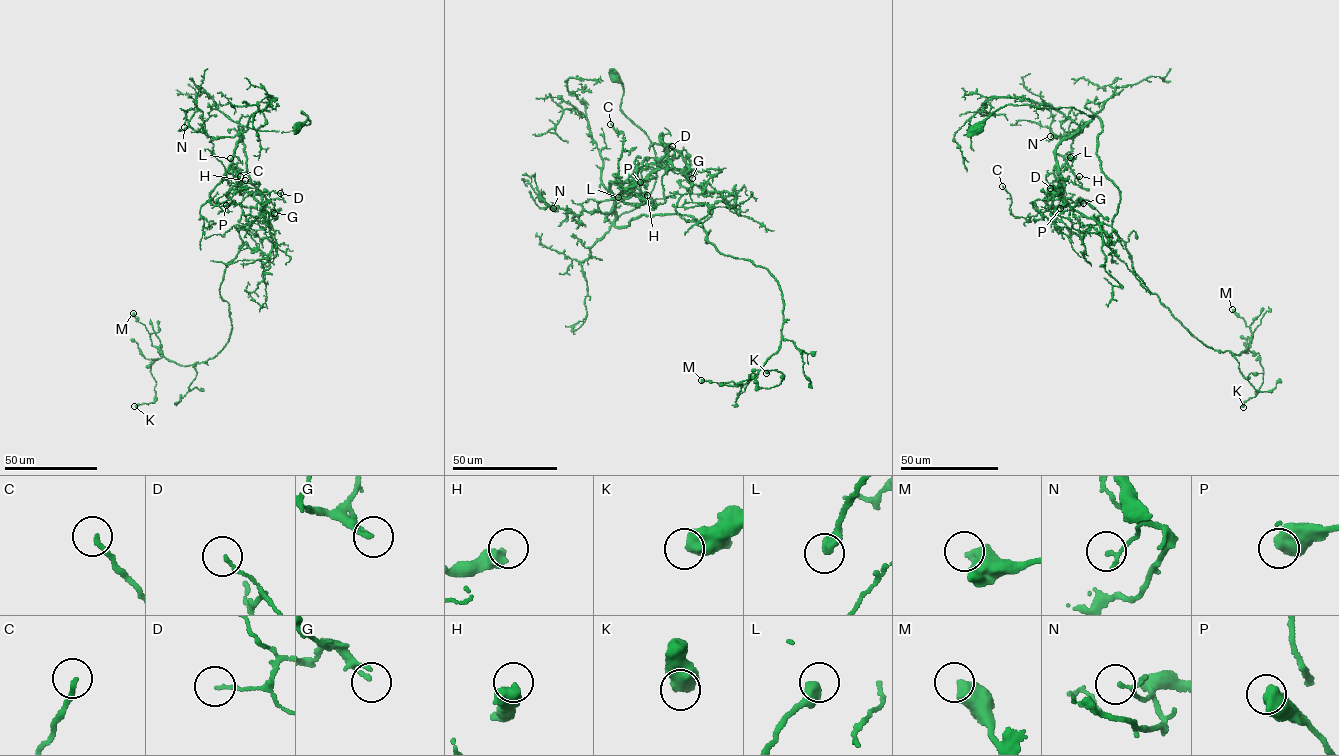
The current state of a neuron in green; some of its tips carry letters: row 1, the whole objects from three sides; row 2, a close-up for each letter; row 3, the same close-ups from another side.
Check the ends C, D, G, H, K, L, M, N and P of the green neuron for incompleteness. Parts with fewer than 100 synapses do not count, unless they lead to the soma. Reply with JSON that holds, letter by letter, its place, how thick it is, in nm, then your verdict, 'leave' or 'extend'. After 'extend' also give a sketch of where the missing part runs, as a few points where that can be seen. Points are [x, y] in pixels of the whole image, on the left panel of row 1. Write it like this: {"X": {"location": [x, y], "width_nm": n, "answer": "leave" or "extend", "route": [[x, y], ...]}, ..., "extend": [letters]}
{"C": {"location": [240, 176], "width_nm": 180, "answer": "leave"}, "D": {"location": [280, 193], "width_nm": 110, "answer": "leave"}, "G": {"location": [274, 213], "width_nm": 120, "answer": "leave"}, "H": {"location": [245, 180], "width_nm": 550, "answer": "leave"}, "K": {"location": [134, 406], "width_nm": 650, "answer": "leave"}, "L": {"location": [230, 158], "width_nm": 420, "answer": "leave"}, "M": {"location": [133, 313], "width_nm": 550, "answer": "leave"}, "N": {"location": [184, 127], "width_nm": 140, "answer": "leave"}, "P": {"location": [226, 205], "width_nm": 750, "answer": "leave"}, "extend": []}

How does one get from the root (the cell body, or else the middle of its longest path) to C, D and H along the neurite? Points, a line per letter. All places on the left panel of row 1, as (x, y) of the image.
C: (297, 128), (308, 117), (302, 111), (309, 124), (286, 132), (243, 127), (211, 205), (228, 204), (240, 176)
D: (297, 128), (308, 117), (302, 111), (309, 124), (286, 132), (243, 126), (234, 150), (241, 187), (280, 193)
H: (297, 128), (308, 117), (302, 111), (310, 124), (293, 130), (243, 126), (212, 140), (215, 158), (245, 180)

